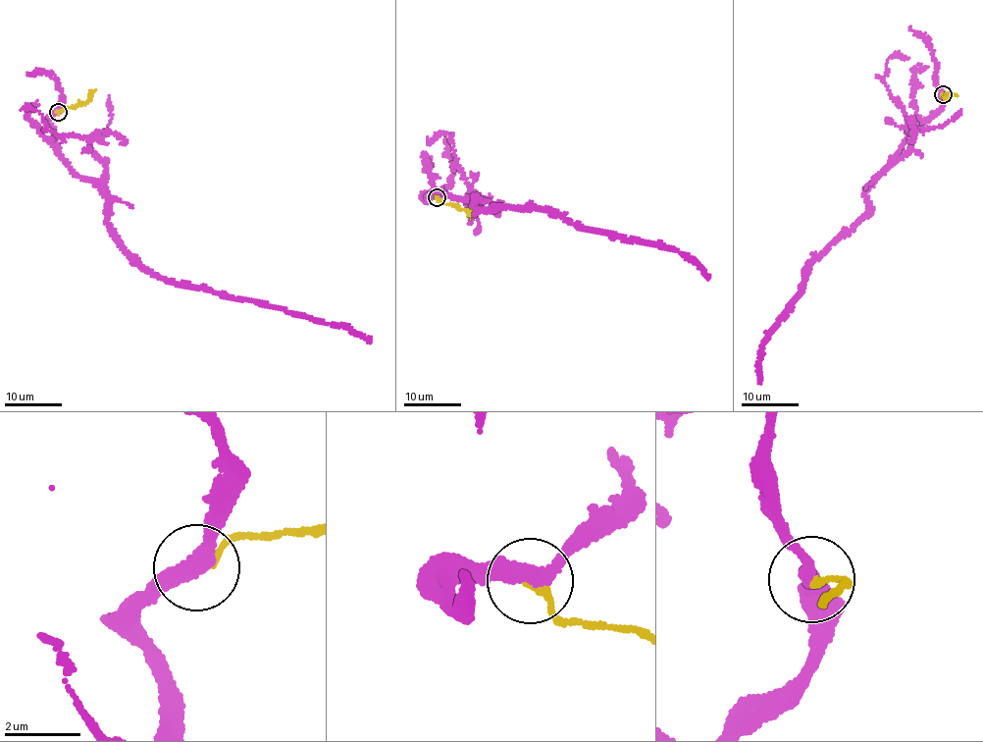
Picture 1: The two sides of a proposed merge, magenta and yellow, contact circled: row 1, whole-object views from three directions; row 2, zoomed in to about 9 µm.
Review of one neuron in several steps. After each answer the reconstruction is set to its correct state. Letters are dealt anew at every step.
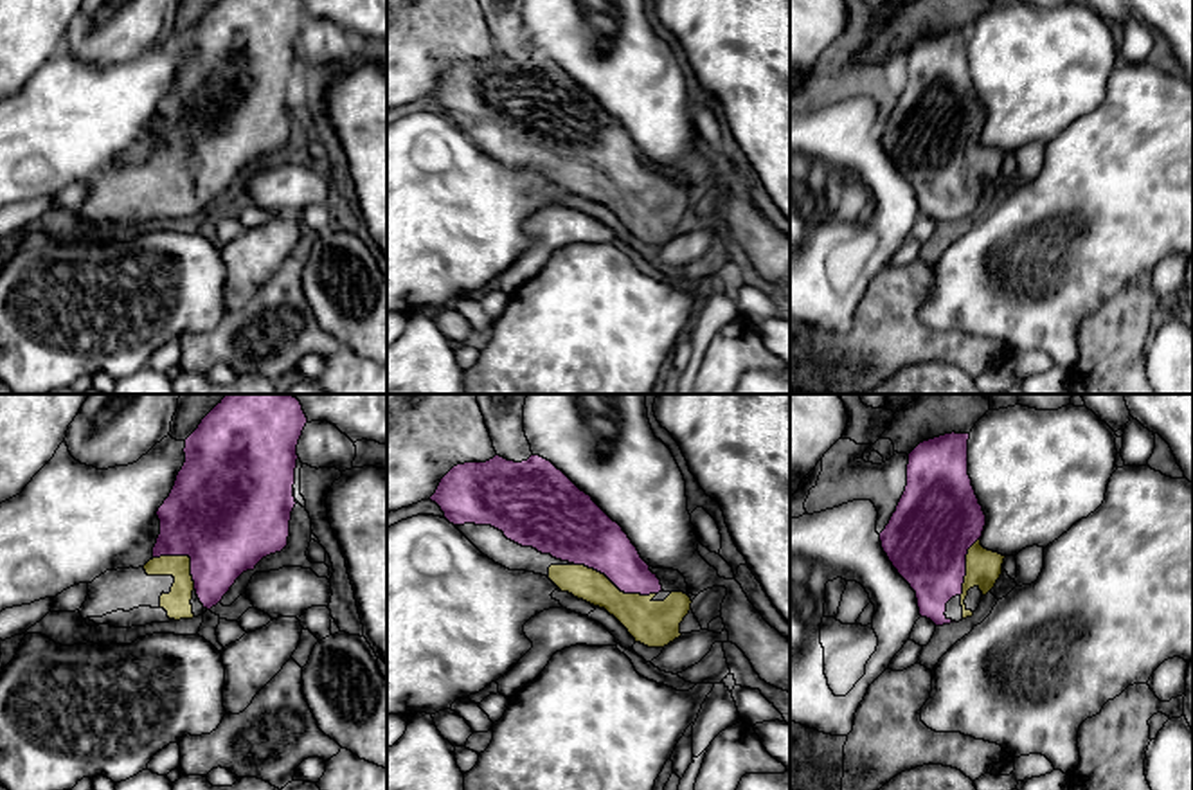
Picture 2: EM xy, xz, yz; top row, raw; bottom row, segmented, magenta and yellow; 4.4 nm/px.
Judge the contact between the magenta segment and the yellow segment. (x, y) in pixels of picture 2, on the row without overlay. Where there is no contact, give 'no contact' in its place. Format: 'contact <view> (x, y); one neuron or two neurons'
contact xz (614, 180); one neuron

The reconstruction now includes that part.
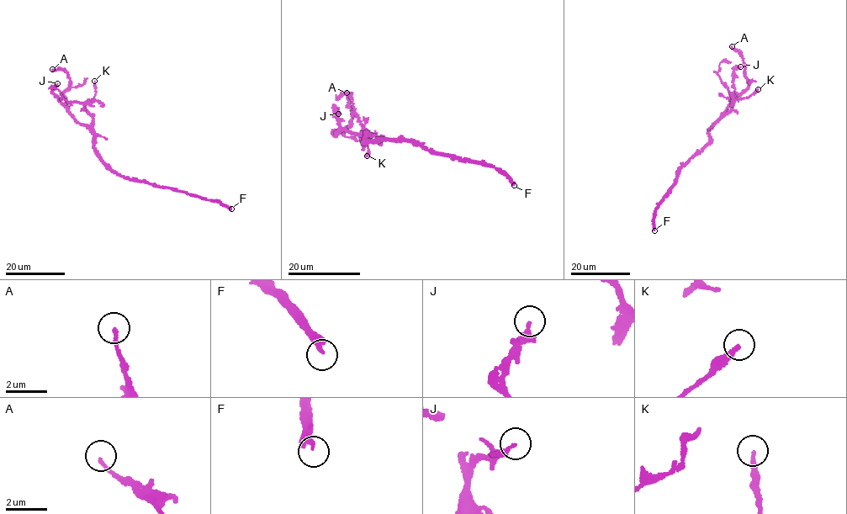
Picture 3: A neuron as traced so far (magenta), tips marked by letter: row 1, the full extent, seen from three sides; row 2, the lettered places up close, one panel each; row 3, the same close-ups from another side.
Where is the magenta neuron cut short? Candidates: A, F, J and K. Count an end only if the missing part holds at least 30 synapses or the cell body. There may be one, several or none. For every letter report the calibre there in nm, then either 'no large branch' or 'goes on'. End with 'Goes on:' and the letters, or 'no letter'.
A: 160 nm thick; no large branch
F: 280 nm thick; no large branch
J: 150 nm thick; no large branch
K: 190 nm thick; no large branch
Goes on: no letter

